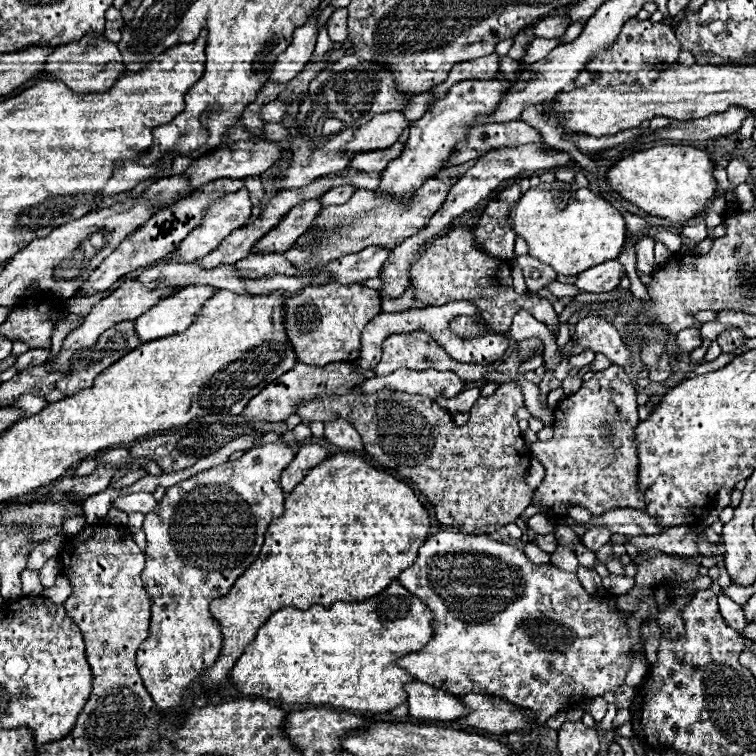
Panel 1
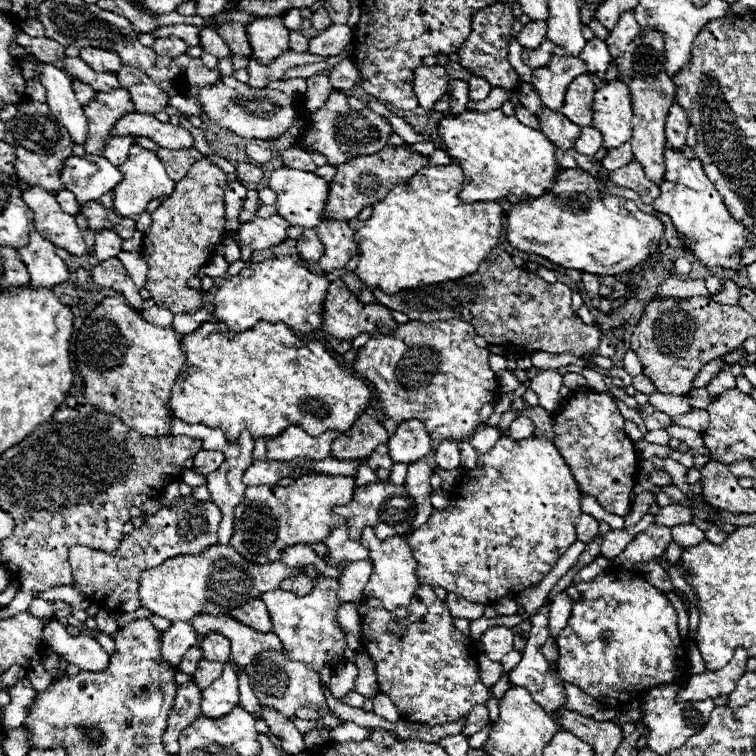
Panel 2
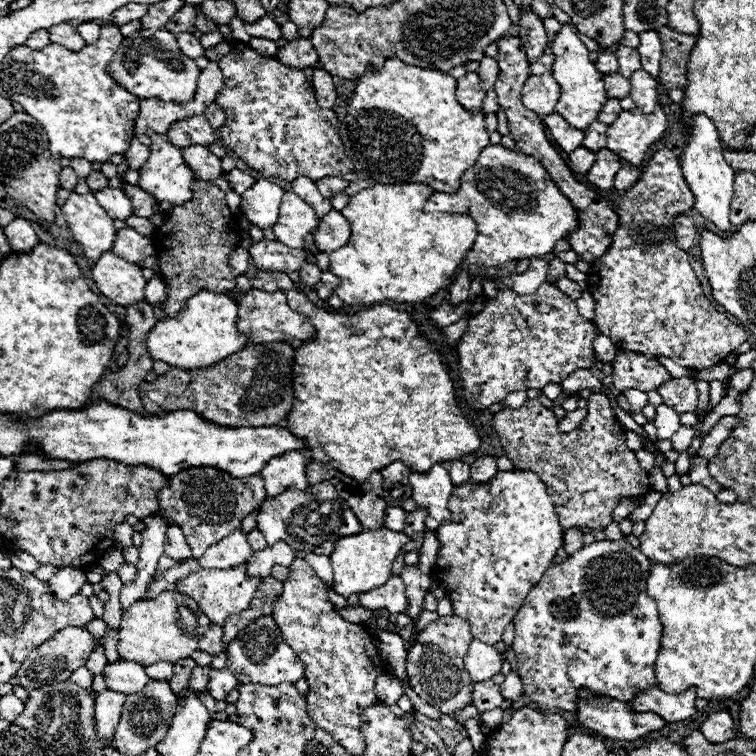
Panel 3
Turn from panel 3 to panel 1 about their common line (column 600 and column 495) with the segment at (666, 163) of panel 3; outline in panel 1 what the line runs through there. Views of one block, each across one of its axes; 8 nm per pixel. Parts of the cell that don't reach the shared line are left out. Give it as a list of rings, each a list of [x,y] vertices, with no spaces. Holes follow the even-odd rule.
[[[458,224],[440,238],[432,240],[428,248],[412,262],[410,268],[410,286],[414,288],[416,302],[428,304],[428,306],[444,306],[448,302],[456,300],[468,300],[470,304],[476,304],[480,322],[496,334],[510,332],[512,318],[518,310],[530,312],[536,320],[544,322],[548,328],[558,332],[558,314],[554,312],[552,304],[536,294],[514,292],[512,284],[512,262],[494,258],[484,252],[480,242],[476,242],[474,232],[468,224]]]

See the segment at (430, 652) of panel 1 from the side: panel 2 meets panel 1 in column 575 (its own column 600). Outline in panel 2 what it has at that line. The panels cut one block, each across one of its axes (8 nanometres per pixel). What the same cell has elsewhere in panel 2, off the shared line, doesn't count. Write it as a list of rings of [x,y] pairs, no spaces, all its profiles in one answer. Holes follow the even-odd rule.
[[[602,572],[602,574],[598,574],[592,582],[578,582],[576,584],[576,590],[582,594],[582,600],[574,600],[572,602],[572,614],[570,614],[570,618],[568,618],[568,622],[566,622],[566,626],[562,628],[562,632],[558,634],[558,638],[556,638],[556,644],[558,644],[558,660],[556,660],[556,666],[558,666],[558,674],[560,674],[560,678],[564,680],[564,682],[570,682],[570,684],[574,684],[574,686],[578,686],[584,694],[588,694],[588,696],[592,696],[594,700],[598,700],[602,706],[610,706],[610,708],[616,708],[616,706],[622,706],[622,704],[626,704],[626,702],[630,702],[630,700],[634,700],[634,698],[638,698],[648,686],[658,686],[658,684],[674,684],[674,680],[684,680],[684,679],[676,679],[680,675],[678,674],[678,670],[685,661],[685,652],[681,651],[682,640],[680,639],[680,632],[678,632],[678,616],[676,616],[676,610],[672,608],[672,604],[670,604],[670,600],[658,590],[658,588],[654,588],[650,582],[646,582],[644,578],[640,578],[640,576],[636,576],[636,574],[632,574],[632,572]]]

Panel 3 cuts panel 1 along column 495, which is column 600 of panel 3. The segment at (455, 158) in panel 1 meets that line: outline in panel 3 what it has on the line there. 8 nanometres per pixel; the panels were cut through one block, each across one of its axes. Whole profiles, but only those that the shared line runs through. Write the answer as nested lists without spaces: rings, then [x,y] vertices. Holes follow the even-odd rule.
[[[590,124],[590,128],[586,130],[584,134],[584,140],[582,140],[582,146],[584,148],[590,148],[592,152],[598,152],[602,148],[606,148],[606,124]]]

